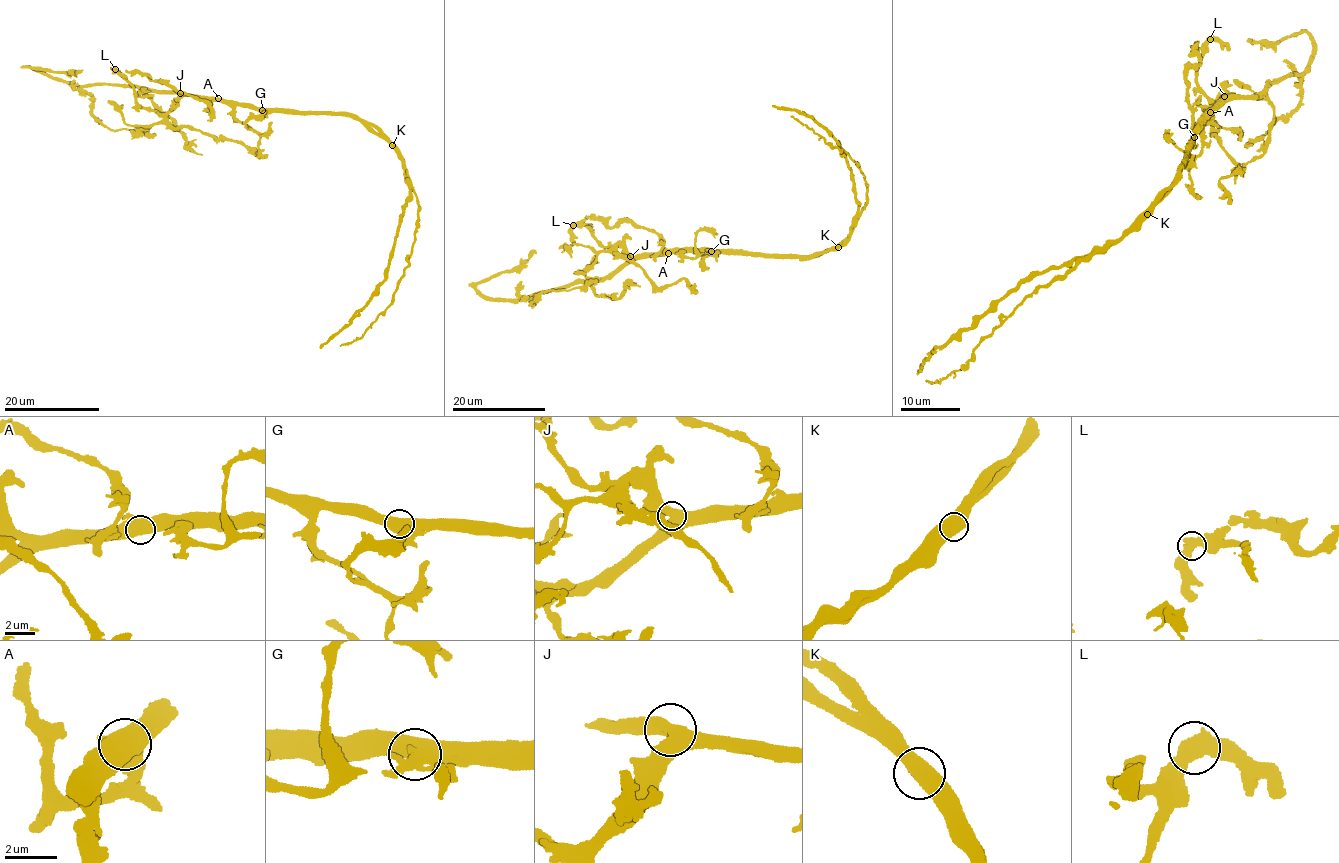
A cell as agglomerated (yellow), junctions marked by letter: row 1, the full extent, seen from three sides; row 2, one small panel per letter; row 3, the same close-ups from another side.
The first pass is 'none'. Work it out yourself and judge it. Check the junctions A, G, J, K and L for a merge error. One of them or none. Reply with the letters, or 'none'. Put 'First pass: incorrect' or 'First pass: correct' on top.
First pass: incorrect
K

